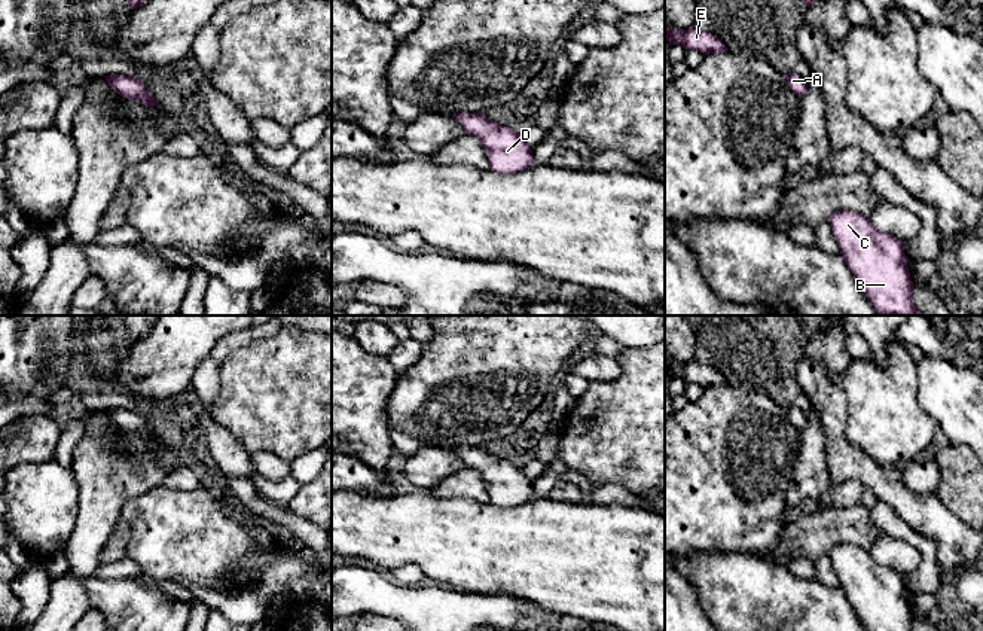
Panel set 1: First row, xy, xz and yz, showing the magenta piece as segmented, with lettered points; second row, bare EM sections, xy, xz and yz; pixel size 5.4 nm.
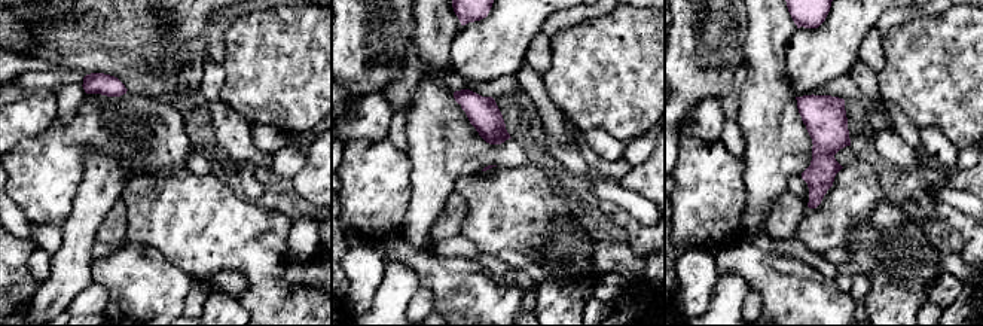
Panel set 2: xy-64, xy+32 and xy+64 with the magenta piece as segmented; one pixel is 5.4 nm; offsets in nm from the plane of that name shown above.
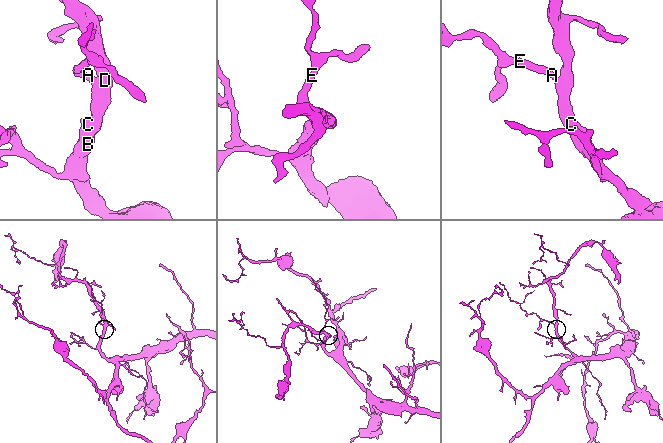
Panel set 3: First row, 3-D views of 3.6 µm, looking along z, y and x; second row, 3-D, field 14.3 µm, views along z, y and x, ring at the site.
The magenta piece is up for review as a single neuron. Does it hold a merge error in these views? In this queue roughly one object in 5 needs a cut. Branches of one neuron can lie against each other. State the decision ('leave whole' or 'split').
leave whole

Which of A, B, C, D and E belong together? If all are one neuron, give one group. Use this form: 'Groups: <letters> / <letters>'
Groups: A B C D E

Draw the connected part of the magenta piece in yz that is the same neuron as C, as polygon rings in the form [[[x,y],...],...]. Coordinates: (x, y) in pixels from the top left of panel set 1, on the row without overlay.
[[[839,543],[828,552],[848,601],[867,631],[913,631],[903,576],[877,564],[867,549]]]

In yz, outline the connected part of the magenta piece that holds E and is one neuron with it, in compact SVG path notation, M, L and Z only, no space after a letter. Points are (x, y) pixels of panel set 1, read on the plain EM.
M696 359L687 363L665 362L665 374L669 378L680 378L684 382L699 384L702 388L729 384L718 371L699 363Z

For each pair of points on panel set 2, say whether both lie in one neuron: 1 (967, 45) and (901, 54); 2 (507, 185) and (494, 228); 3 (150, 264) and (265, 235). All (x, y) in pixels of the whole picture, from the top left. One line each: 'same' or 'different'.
1: same
2: same
3: different

